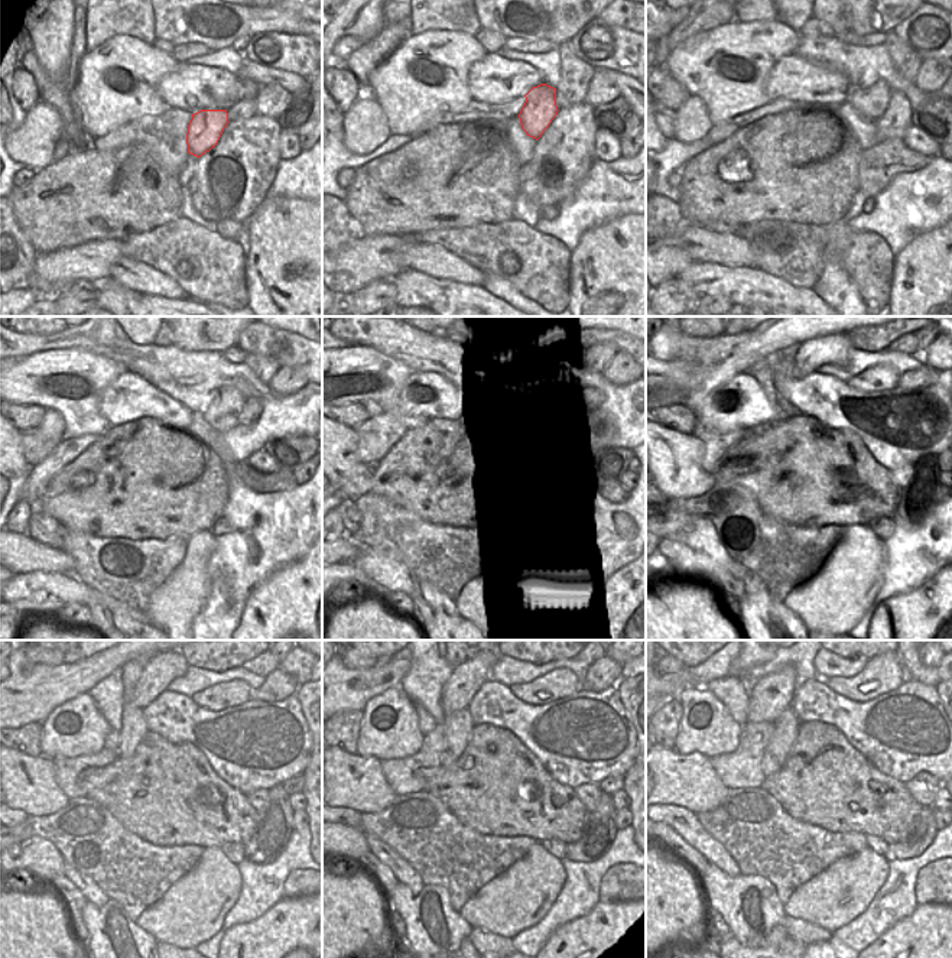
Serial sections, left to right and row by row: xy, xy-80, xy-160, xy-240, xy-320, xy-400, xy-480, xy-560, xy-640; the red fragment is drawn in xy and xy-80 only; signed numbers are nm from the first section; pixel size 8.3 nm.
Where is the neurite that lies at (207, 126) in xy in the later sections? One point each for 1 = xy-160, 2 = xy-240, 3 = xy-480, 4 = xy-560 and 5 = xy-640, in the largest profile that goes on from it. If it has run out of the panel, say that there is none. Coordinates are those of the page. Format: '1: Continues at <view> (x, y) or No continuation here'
1: Continues at xy-160 (871, 103)
2: Continues at xy-240 (223, 412)
3: Continues at xy-480 (220, 697)
4: Continues at xy-560 (561, 682)
5: Continues at xy-640 (881, 674).

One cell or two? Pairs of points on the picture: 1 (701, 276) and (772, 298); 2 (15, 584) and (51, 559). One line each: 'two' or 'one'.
1: one
2: two

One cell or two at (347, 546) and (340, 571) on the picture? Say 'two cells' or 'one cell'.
two cells

